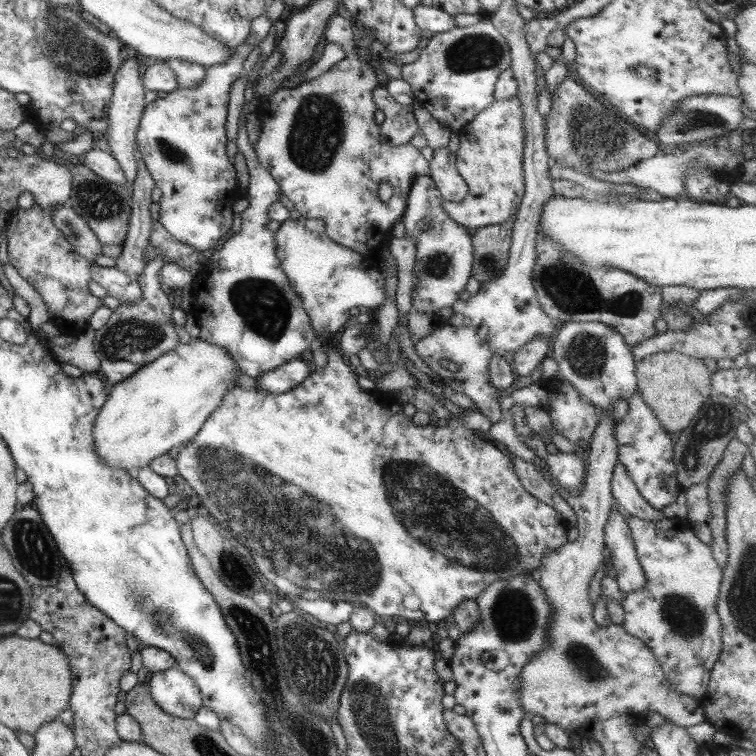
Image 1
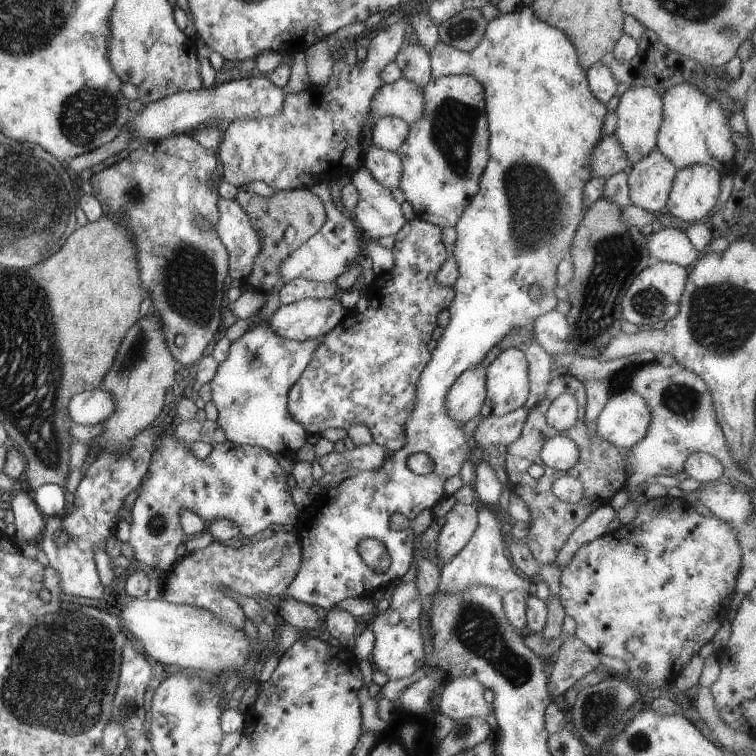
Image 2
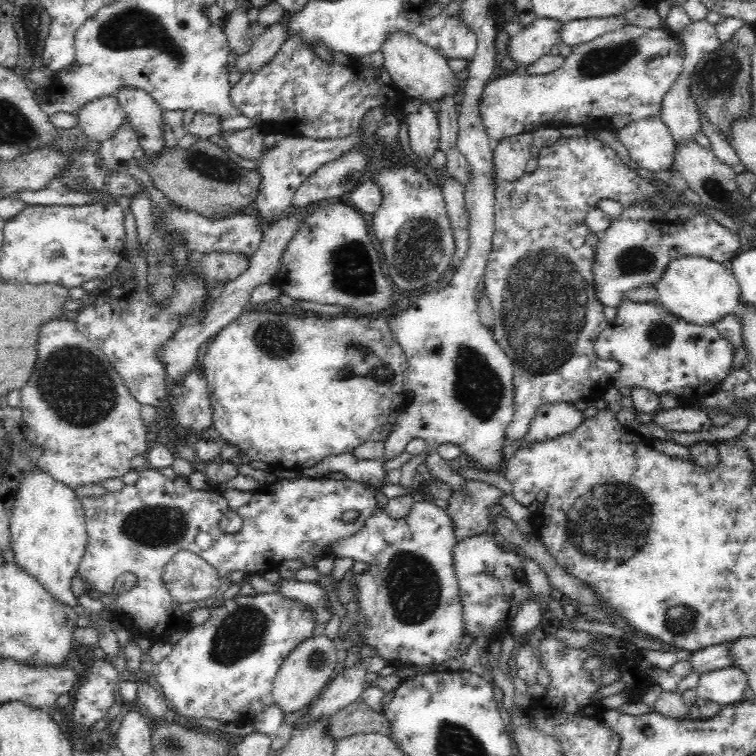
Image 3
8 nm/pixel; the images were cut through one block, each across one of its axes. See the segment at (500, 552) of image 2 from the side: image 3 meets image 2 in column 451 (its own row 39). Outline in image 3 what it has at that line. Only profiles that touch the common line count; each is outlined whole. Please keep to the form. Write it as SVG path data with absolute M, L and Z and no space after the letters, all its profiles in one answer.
M622 16L606 19L583 19L568 22L560 28L559 42L568 46L590 42L606 32L622 28L624 19Z

